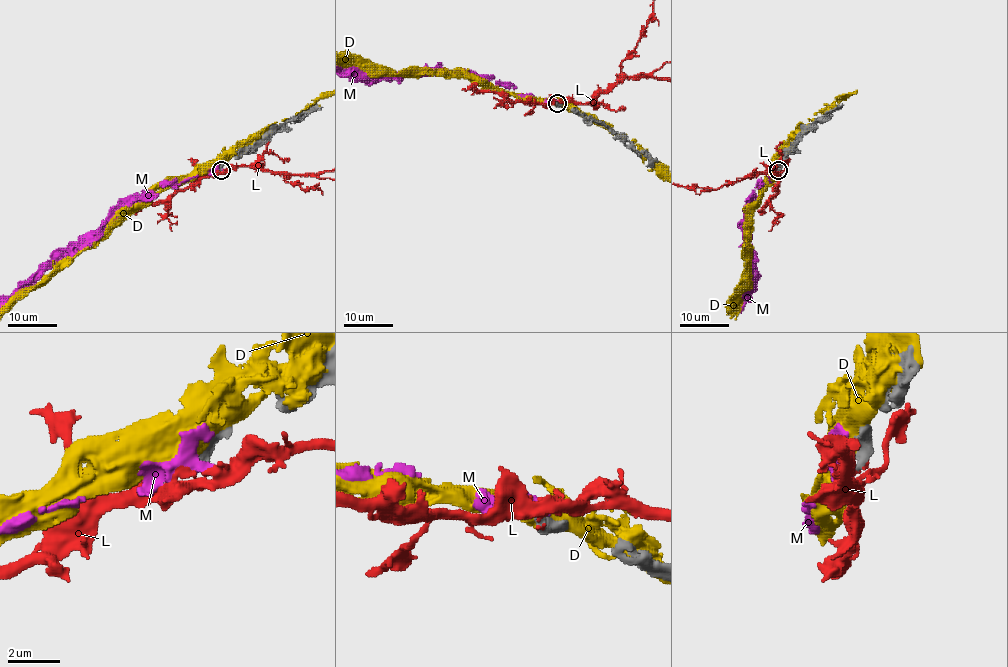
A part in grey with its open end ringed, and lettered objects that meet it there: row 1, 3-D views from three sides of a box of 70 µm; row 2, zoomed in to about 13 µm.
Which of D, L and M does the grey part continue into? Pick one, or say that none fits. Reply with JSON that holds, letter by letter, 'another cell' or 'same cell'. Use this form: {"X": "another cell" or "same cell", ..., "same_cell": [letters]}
{"D": "another cell", "L": "another cell", "M": "same cell", "same_cell": ["M"]}

